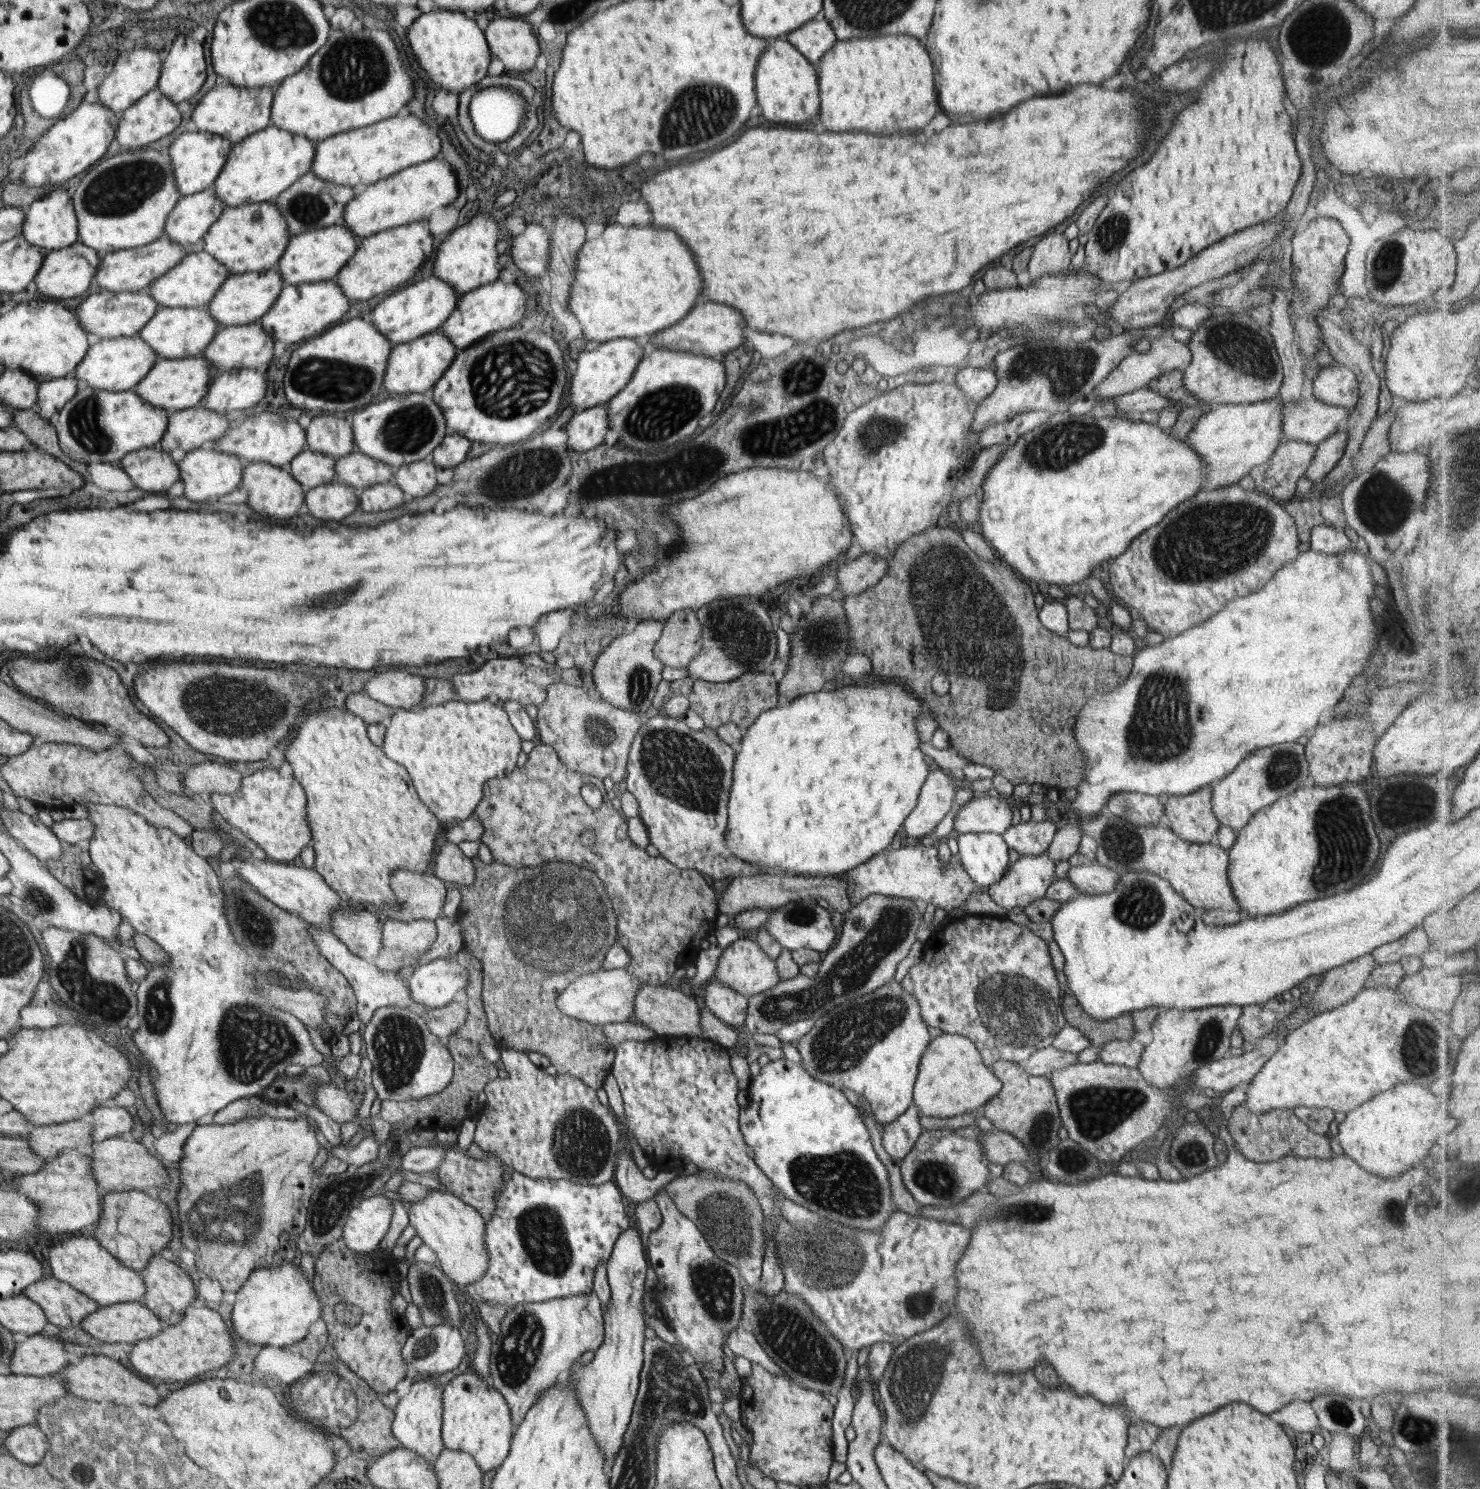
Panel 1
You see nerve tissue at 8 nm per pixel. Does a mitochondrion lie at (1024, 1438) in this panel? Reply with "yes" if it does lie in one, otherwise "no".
no

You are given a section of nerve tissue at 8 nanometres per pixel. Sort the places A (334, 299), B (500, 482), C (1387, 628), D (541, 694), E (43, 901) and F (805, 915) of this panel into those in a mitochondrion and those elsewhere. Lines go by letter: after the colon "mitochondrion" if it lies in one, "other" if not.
A: other
B: mitochondrion
C: other
D: other
E: mitochondrion
F: mitochondrion

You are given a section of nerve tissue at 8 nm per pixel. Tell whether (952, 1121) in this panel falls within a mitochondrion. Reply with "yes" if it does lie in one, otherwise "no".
no

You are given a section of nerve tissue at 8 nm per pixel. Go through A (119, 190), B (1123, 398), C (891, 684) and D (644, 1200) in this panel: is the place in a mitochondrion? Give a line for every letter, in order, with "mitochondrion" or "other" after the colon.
A: mitochondrion
B: other
C: other
D: other

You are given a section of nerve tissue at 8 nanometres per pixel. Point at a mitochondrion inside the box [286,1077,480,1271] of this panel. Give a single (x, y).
(330, 1207)

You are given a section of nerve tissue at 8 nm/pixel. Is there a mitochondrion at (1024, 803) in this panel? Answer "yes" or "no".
no

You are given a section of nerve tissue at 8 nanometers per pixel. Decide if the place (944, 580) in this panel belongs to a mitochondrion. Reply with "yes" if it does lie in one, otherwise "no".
yes

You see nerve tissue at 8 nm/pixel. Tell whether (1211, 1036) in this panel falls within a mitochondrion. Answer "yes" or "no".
yes

